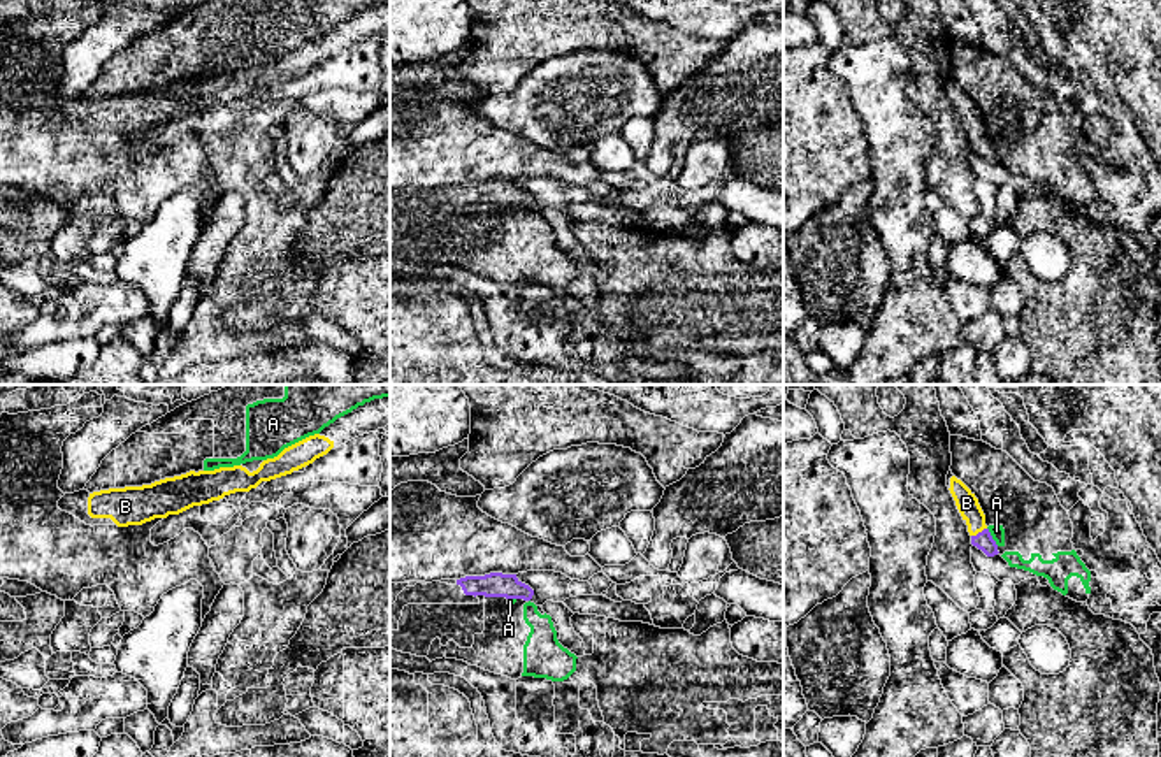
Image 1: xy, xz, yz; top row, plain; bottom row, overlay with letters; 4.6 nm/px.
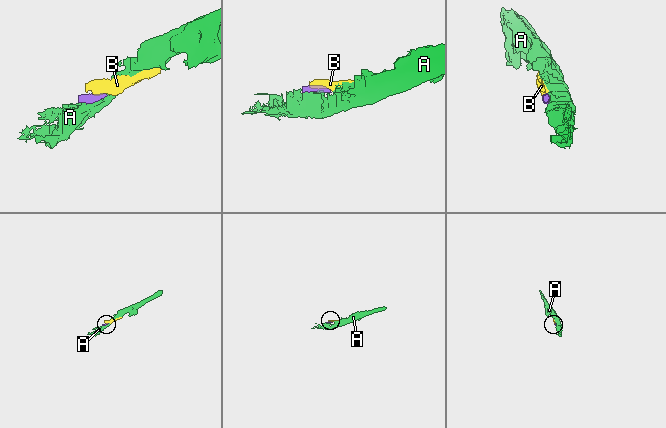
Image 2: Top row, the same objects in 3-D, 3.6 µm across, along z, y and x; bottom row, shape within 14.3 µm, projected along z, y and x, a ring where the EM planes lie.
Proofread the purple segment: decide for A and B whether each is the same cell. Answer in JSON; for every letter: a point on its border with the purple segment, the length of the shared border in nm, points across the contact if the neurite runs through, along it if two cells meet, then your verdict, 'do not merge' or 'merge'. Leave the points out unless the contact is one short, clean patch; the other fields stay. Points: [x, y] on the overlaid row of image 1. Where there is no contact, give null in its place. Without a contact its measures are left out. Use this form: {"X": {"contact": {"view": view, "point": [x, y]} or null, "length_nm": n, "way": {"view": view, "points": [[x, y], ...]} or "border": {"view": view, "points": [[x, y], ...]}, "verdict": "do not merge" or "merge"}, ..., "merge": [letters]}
{"A": {"contact": {"view": "yz", "point": [991, 536]}, "length_nm": 100, "border": {"view": "yz", "points": [[987, 527], [998, 545]]}, "verdict": "do not merge"}, "B": {"contact": {"view": "yz", "point": [979, 533]}, "length_nm": 80, "way": {"view": "yz", "points": [[984, 541], [979, 533], [975, 517], [966, 503]]}, "verdict": "merge"}, "merge": ["B"]}

